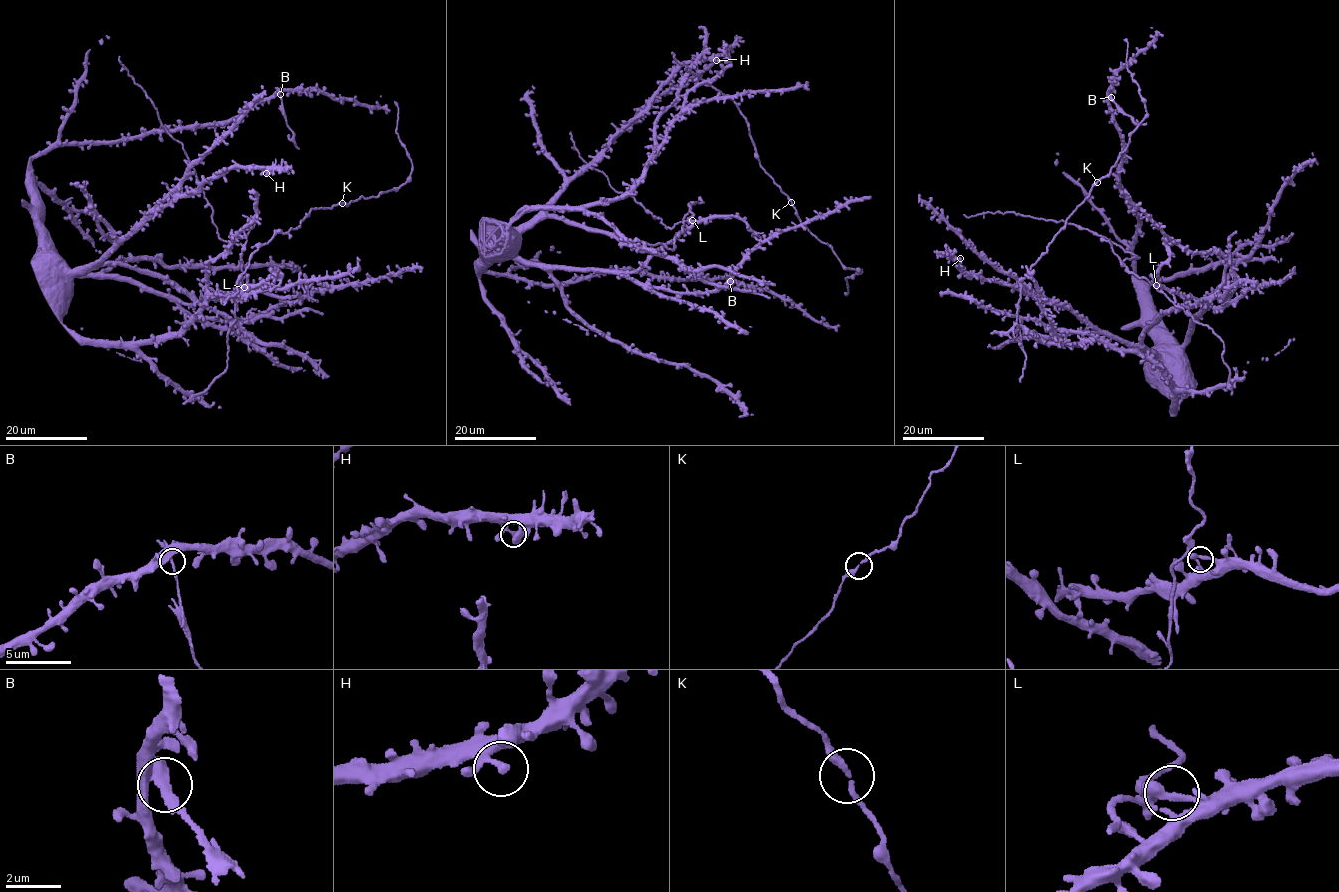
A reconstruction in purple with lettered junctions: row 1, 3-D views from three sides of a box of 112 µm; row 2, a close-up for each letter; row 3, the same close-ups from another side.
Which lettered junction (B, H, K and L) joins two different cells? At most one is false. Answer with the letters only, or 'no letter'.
B

